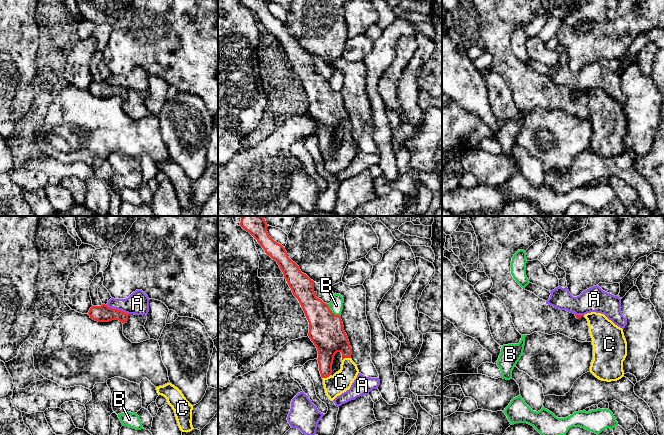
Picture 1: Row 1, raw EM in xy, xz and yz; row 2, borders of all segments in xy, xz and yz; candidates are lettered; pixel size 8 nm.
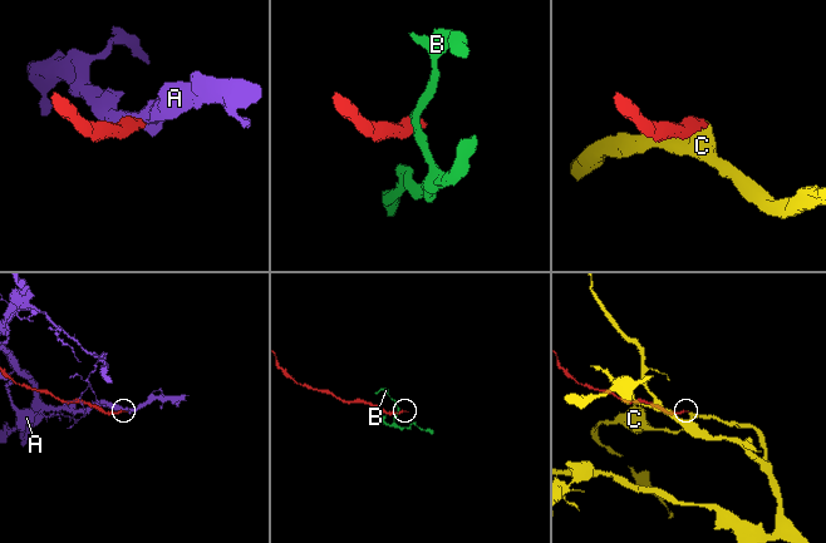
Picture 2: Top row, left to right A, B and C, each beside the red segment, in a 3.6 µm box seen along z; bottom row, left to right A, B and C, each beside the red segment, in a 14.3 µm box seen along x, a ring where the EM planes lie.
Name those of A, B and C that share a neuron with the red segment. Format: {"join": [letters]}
{"join": ["C"]}

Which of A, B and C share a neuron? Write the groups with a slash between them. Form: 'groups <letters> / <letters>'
groups A / B / C

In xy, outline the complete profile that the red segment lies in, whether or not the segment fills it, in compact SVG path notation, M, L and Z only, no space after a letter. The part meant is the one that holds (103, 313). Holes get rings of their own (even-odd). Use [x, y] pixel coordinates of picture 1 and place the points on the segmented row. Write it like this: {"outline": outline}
{"outline": "M102 304L101 306L92 306L88 312L90 318L98 322L109 322L112 320L119 320L123 324L128 321L129 314L109 308L107 305Z"}

